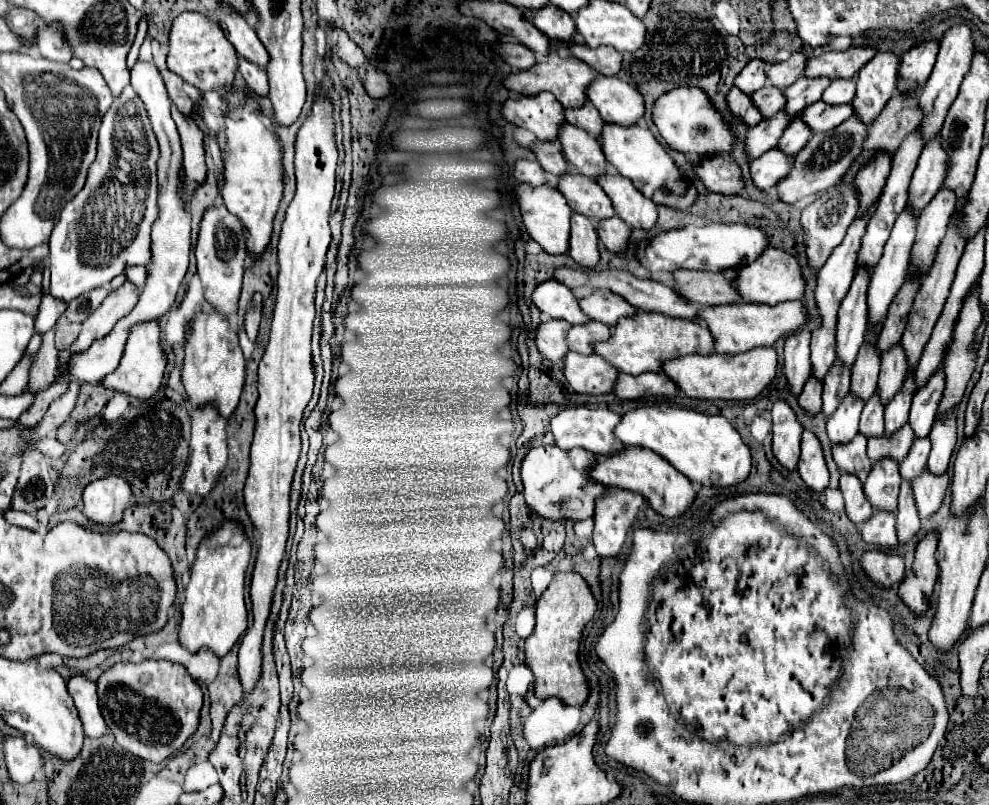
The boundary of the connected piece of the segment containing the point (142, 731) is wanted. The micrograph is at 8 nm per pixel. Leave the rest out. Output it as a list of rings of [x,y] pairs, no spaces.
[[[148,659],[142,663],[118,663],[108,671],[104,671],[98,679],[98,697],[100,697],[100,709],[104,715],[104,721],[112,729],[116,743],[124,751],[150,763],[166,761],[186,743],[186,739],[198,727],[198,717],[202,707],[202,691],[196,685],[196,681],[192,681],[188,671],[178,663],[154,661],[154,659]]]

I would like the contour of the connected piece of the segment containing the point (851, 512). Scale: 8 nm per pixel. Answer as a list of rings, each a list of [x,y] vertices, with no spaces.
[[[842,473],[840,475],[840,489],[844,493],[844,503],[846,503],[846,515],[860,527],[864,521],[868,521],[868,517],[872,517],[874,509],[868,503],[864,489],[862,489],[862,481],[858,477],[854,477],[852,473]]]

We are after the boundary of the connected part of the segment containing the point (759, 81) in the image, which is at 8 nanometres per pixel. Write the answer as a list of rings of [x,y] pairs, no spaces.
[[[752,59],[736,77],[734,87],[738,87],[744,95],[752,95],[754,91],[758,91],[760,87],[766,85],[766,81],[768,81],[766,73],[768,73],[768,63],[760,61],[760,59]]]

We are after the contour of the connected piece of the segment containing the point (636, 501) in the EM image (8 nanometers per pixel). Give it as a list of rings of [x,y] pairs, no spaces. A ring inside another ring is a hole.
[[[606,489],[594,501],[594,547],[600,557],[616,557],[636,521],[644,497],[626,489]]]

